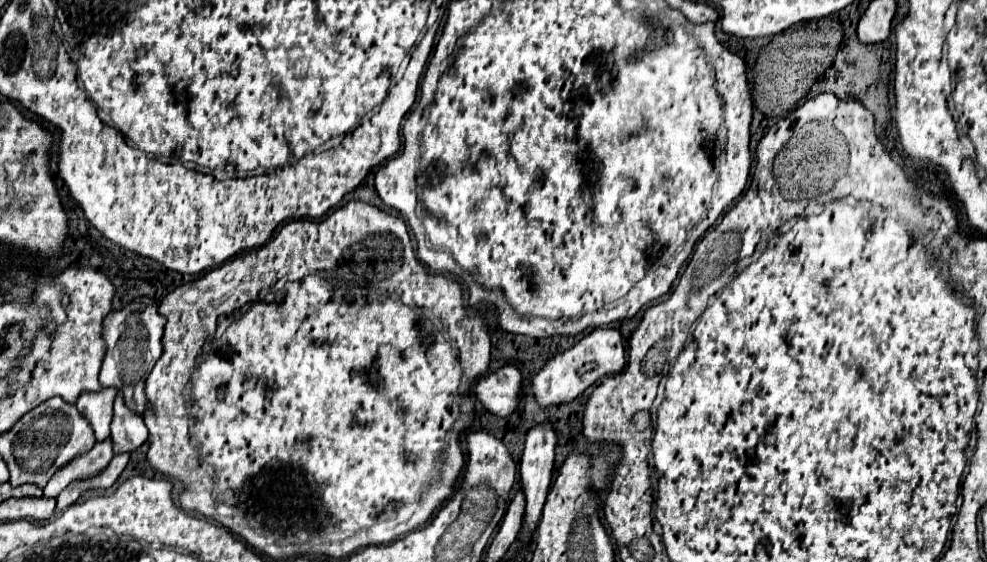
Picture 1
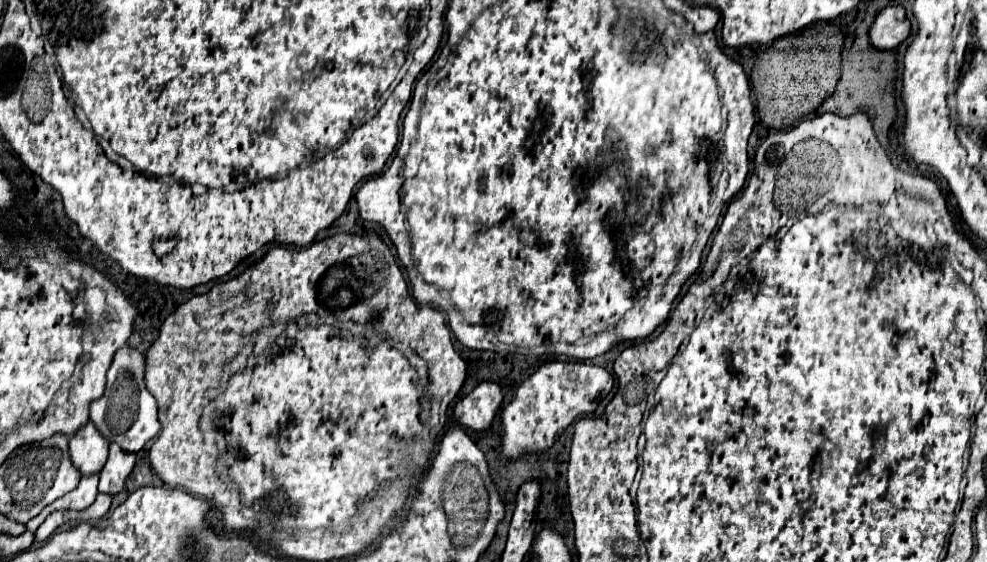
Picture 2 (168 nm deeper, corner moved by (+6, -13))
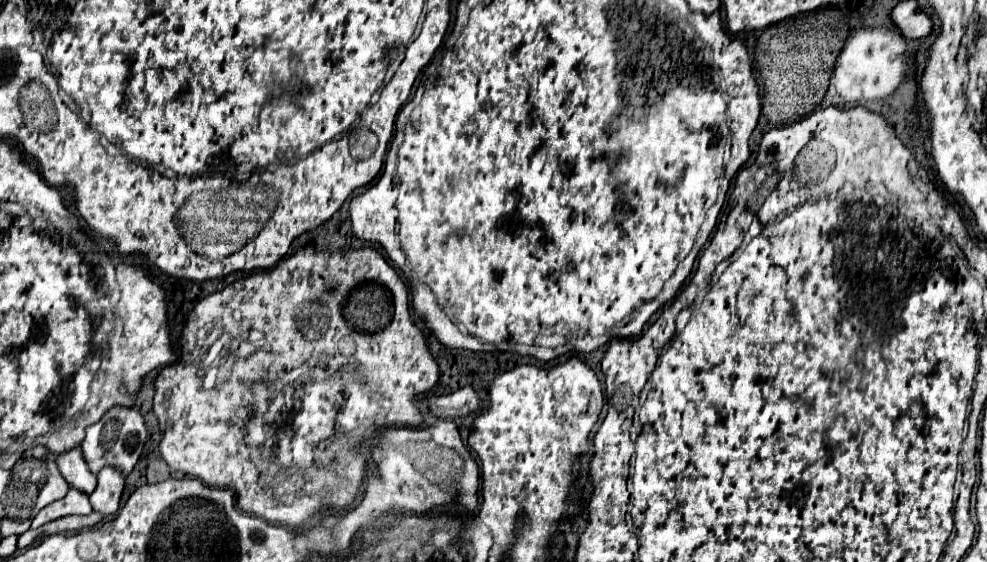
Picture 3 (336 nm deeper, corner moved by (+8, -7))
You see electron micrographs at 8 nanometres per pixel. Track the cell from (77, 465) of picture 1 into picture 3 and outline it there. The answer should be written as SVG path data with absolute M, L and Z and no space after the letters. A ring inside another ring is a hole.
M70 488L62 500L48 504L36 514L36 518L32 520L32 528L40 528L42 524L68 516L68 514L90 514L90 512L92 508L90 508L90 498L86 496L86 492L78 492L78 488Z

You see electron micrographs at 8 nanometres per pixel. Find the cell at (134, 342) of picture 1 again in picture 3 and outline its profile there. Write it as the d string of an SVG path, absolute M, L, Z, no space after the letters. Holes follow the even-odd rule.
M136 404L128 408L114 406L96 424L86 428L86 438L82 440L82 452L92 472L100 472L104 466L110 464L110 466L118 466L124 474L130 474L130 470L134 468L134 464L142 454L146 436L148 436L146 422Z

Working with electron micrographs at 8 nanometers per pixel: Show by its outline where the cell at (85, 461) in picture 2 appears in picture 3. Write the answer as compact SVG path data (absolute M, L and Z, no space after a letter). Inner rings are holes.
M80 444L58 454L56 462L58 462L62 476L70 482L70 486L92 494L92 490L96 488L96 476L94 472L90 472L90 468L86 468L86 460L82 460Z

